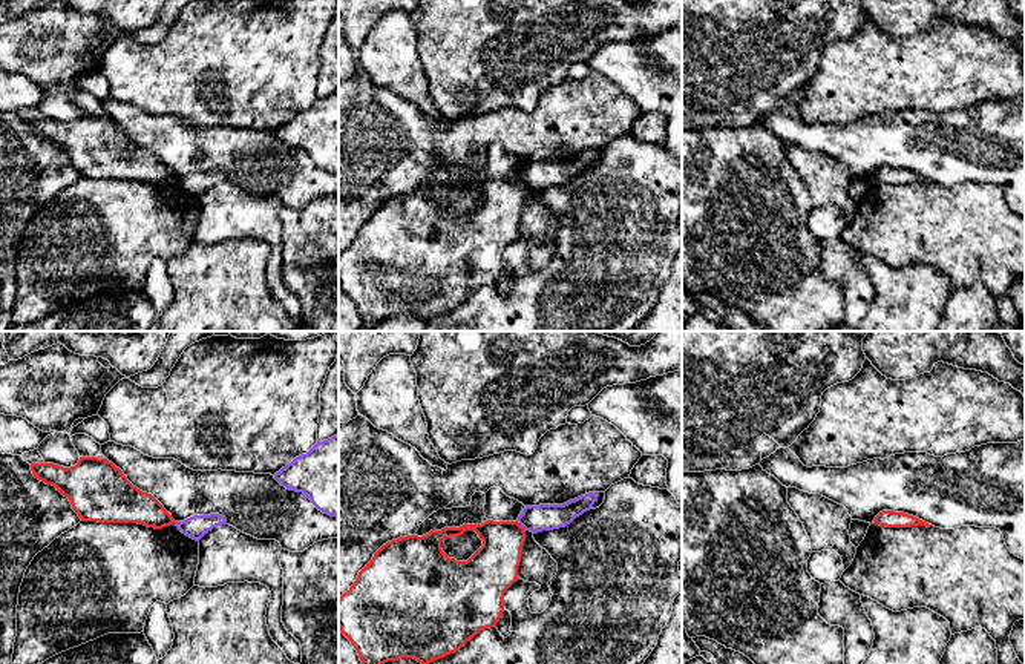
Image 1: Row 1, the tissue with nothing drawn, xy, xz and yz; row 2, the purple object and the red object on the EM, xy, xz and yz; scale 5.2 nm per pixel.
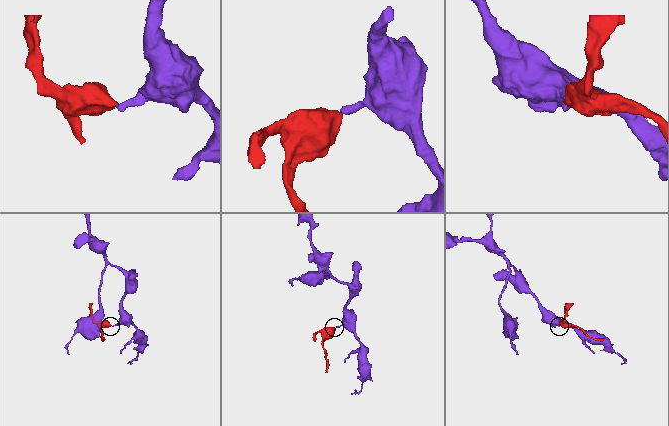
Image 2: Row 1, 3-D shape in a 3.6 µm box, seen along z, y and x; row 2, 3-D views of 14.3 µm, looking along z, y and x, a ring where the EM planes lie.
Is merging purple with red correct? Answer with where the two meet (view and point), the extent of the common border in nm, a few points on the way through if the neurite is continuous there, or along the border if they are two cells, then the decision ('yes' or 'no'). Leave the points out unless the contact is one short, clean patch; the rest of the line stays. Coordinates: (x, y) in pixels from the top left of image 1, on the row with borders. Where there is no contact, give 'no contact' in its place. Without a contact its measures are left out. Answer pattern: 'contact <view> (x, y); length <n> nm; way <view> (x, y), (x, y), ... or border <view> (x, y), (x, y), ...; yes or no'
contact xz (521, 525); length 70 nm; border xz (517, 522), (526, 529); no

